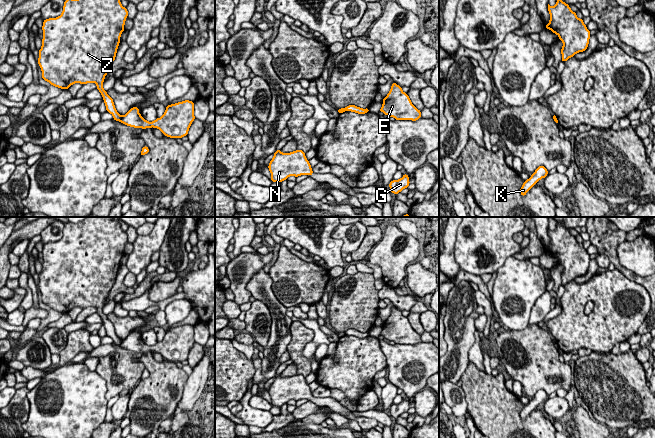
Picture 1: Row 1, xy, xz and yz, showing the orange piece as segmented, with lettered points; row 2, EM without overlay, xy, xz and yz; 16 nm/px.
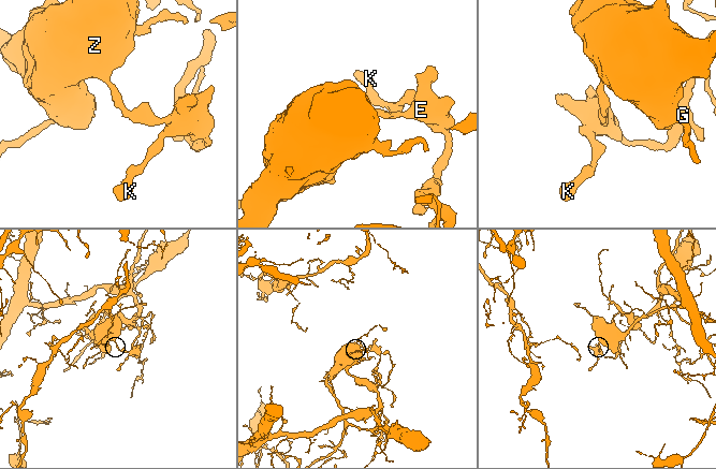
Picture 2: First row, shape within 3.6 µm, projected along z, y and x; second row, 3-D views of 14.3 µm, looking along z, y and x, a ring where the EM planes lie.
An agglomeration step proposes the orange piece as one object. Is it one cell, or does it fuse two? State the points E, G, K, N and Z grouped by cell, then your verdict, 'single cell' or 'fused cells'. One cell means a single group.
E G K / N Z | fused cells

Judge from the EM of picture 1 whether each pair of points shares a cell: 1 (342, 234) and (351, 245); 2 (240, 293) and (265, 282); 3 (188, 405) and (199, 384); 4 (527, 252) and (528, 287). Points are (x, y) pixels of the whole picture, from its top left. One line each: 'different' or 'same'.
1: same
2: different
3: same
4: different

